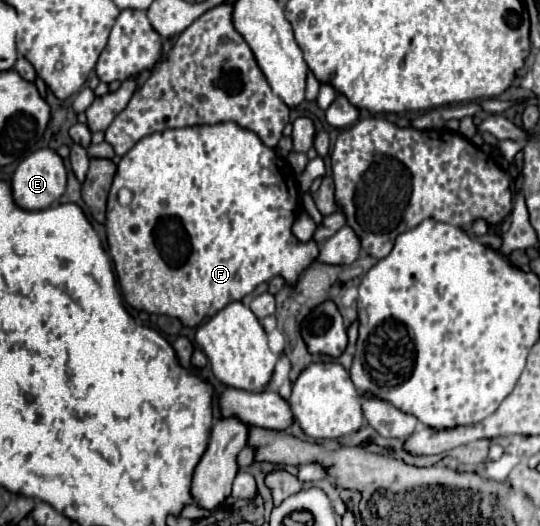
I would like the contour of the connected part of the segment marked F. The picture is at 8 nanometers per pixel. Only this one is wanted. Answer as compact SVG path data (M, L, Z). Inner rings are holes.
M218 123L218 125L200 125L200 127L182 127L182 129L166 129L160 133L152 133L142 137L118 163L118 171L108 195L108 213L106 213L106 231L108 231L108 249L114 261L114 269L118 275L118 283L122 289L122 295L126 303L138 311L156 313L156 315L168 315L182 321L186 327L198 327L206 319L210 319L214 313L218 313L222 307L226 307L232 301L240 301L244 295L252 293L260 283L270 281L274 275L282 275L288 285L294 285L302 269L306 269L312 261L318 257L318 243L308 241L300 243L292 235L292 223L300 211L298 205L298 183L294 171L290 171L290 165L282 161L282 157L262 145L256 133L242 129L234 123ZM122 187L128 187L132 191L132 203L128 207L120 207L116 195Z

